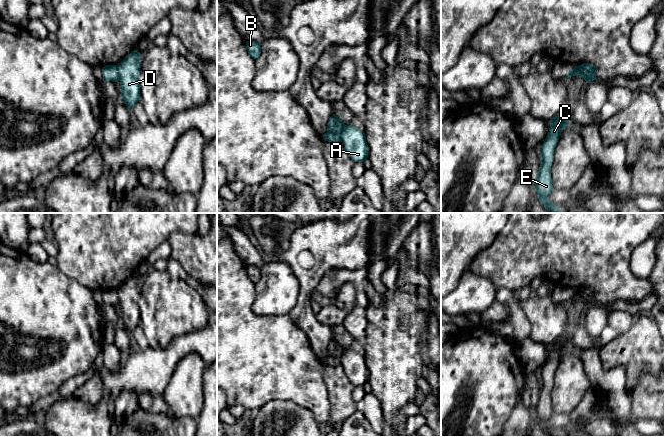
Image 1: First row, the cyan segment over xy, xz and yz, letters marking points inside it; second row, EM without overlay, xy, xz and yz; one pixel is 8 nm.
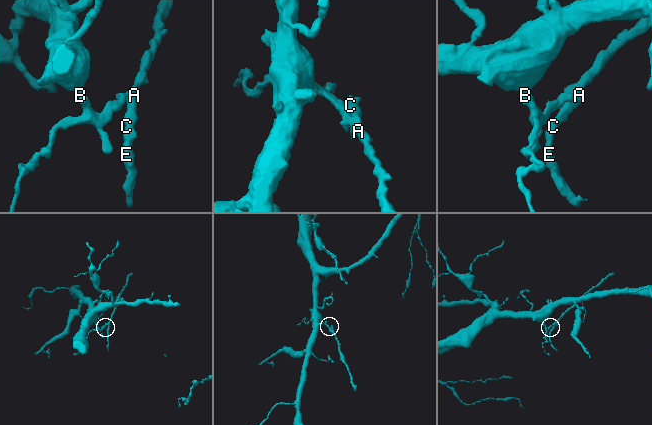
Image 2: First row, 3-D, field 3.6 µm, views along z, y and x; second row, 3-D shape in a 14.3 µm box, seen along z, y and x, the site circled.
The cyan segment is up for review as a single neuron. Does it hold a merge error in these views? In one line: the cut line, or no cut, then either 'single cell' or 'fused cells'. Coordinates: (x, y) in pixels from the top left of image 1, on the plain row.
yz (581, 289), (585, 297), (591, 297), (595, 300) | fused cells

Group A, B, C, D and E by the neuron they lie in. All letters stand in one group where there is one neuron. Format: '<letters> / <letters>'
A C D E / B

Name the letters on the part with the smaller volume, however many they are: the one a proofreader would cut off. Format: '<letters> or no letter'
A, C, D, E

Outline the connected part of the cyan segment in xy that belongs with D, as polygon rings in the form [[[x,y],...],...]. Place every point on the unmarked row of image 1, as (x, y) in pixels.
[[[135,273],[117,288],[121,322],[130,334],[139,326],[140,322],[138,303],[141,295],[140,283],[141,278]]]

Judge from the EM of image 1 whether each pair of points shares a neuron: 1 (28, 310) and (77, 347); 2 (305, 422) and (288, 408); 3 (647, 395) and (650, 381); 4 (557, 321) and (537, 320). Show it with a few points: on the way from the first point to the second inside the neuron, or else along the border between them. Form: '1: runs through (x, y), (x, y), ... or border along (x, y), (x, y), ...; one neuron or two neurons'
1: runs through (40, 322), (46, 328), (65, 337); one neuron
2: runs through (301, 421), (292, 412); one neuron
3: runs through (650, 392), (650, 384); one neuron
4: runs through (552, 321), (542, 320); one neuron

